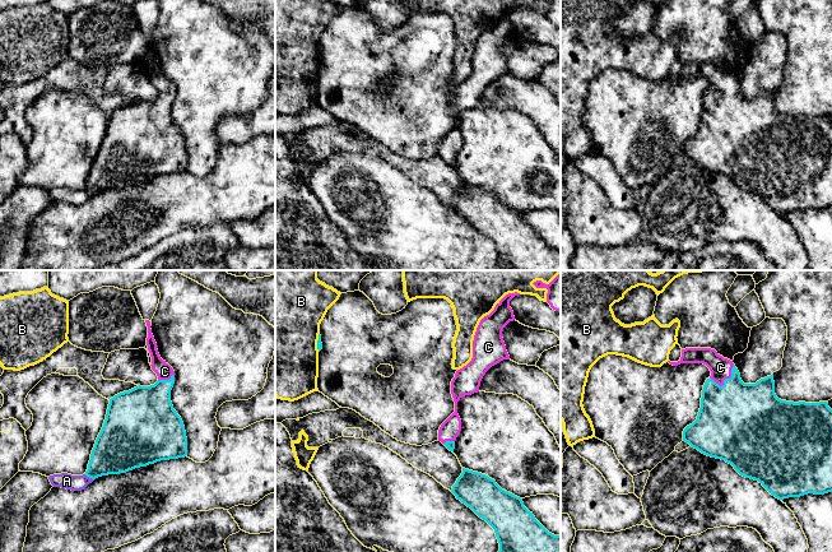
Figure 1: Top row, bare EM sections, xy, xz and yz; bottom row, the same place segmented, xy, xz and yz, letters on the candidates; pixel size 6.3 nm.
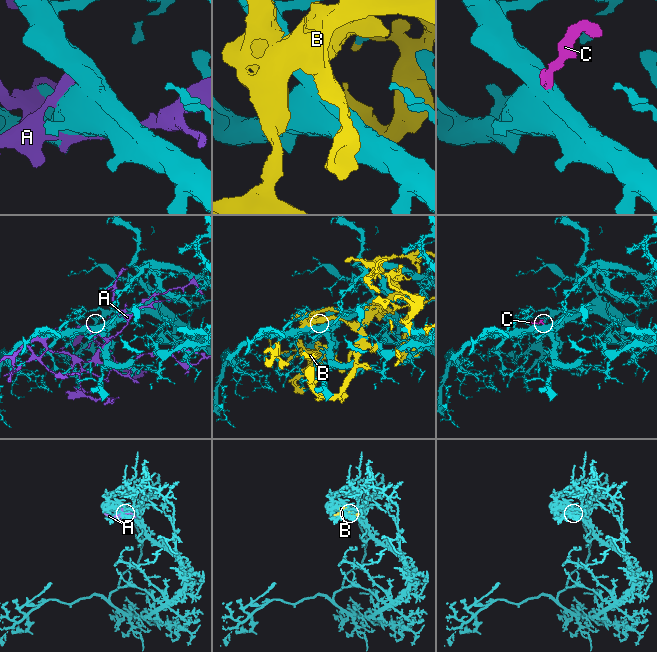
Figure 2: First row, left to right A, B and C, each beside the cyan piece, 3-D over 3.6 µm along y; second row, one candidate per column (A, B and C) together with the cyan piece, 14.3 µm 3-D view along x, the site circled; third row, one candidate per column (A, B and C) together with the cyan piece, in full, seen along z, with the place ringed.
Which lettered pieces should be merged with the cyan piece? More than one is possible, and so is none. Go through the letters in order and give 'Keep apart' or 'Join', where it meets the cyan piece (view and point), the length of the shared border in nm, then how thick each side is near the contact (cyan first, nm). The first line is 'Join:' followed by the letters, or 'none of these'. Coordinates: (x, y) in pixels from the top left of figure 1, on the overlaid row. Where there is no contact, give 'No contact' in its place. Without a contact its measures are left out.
Join: C
A: Keep apart. Touches cyan at xy (89, 477). Shared border 70 nm. Thickness 300 nm (cyan) against 100 nm
B: Keep apart. Touches cyan at xz (317, 342). Shared border 120 nm. Thickness 30 nm (cyan) against 500 nm
C: Join. Touches cyan at yz (724, 380). Shared border 180 nm. Thickness 440 nm (cyan) against 140 nm

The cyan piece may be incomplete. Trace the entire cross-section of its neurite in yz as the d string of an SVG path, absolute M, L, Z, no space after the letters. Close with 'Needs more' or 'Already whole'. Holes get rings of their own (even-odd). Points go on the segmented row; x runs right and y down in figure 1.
M685 348L678 362L668 362L673 366L703 363L711 371L703 385L697 419L684 428L683 441L707 456L731 464L740 476L758 481L778 500L832 492L832 409L827 402L794 403L778 399L773 374L756 384L744 384L733 361L711 348Z. Needs more

